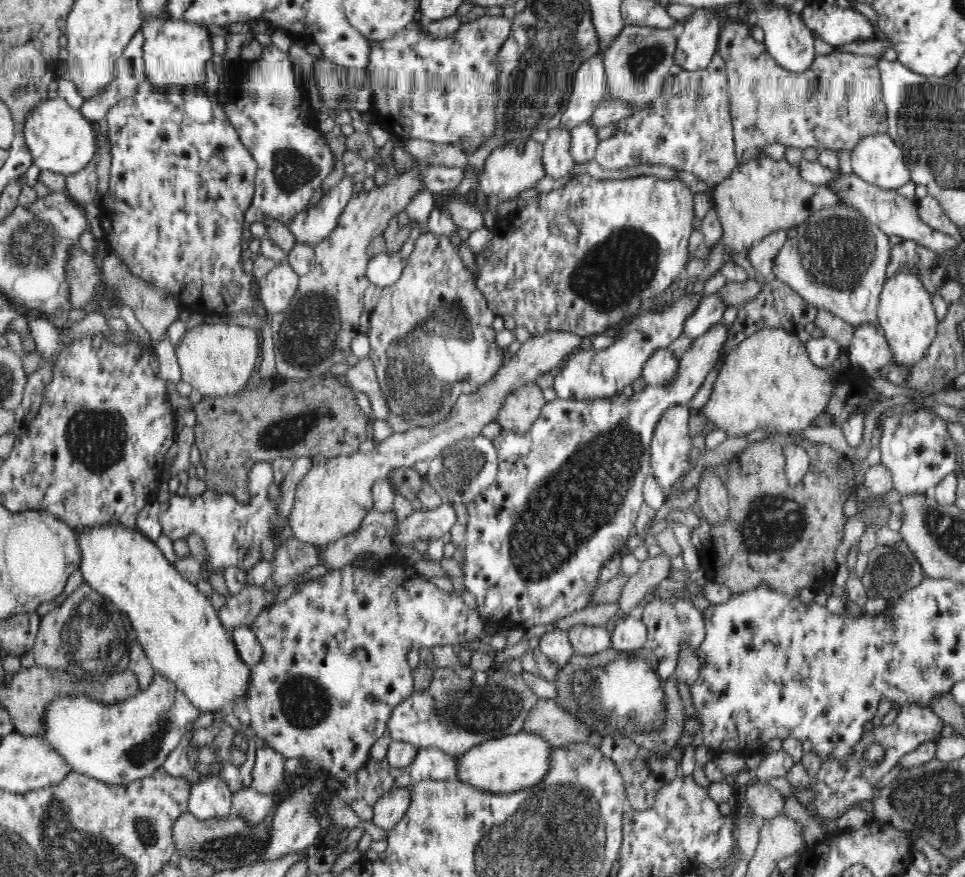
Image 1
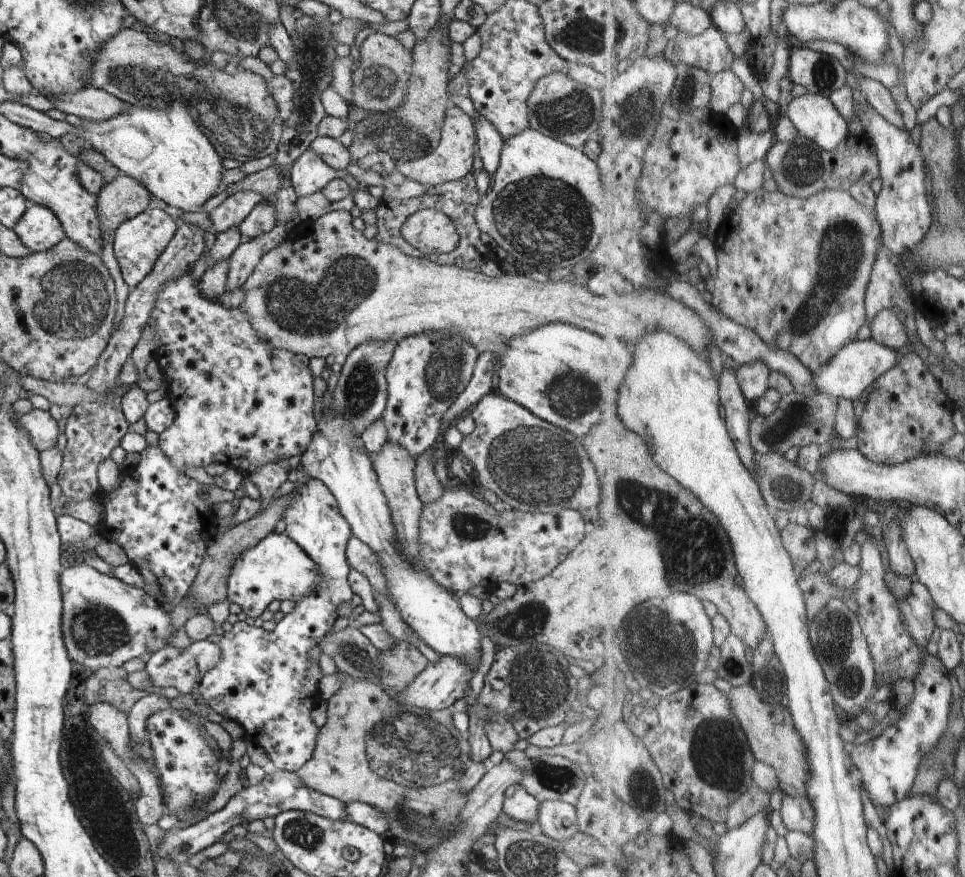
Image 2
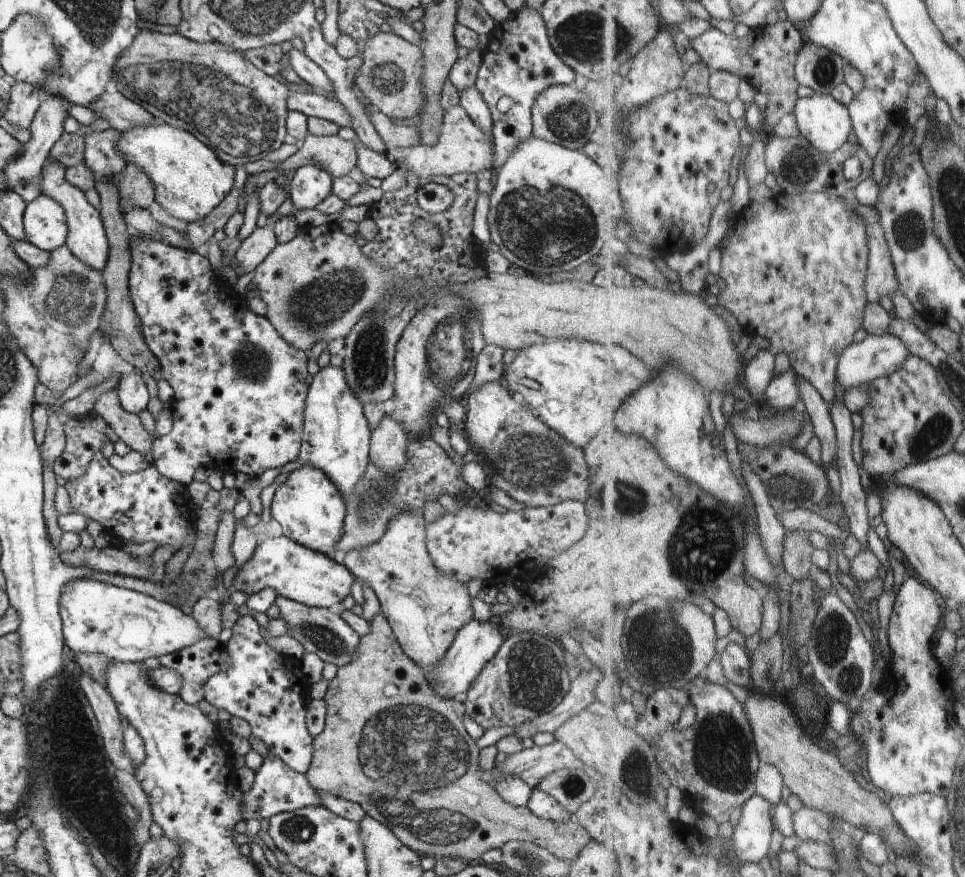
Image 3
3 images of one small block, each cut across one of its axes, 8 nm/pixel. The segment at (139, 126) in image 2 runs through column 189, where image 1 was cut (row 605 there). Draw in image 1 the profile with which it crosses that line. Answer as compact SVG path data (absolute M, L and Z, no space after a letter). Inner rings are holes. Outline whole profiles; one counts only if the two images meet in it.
M110 524L75 532L81 556L79 570L84 583L102 599L127 614L136 640L143 646L155 672L174 682L200 713L218 710L226 705L233 706L238 701L245 702L250 666L242 662L234 641L226 633L226 628L212 607L211 600L199 592L196 583L183 577L175 565L164 557L156 543L143 536L137 528Z

